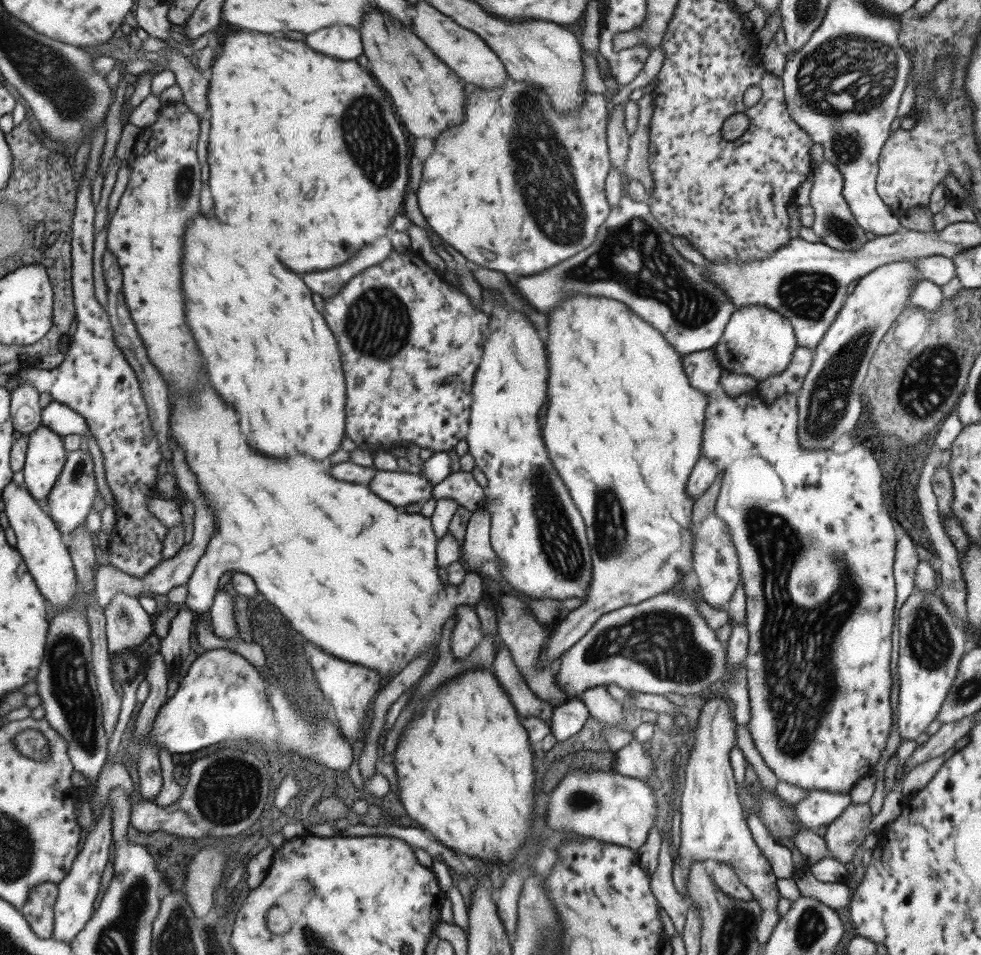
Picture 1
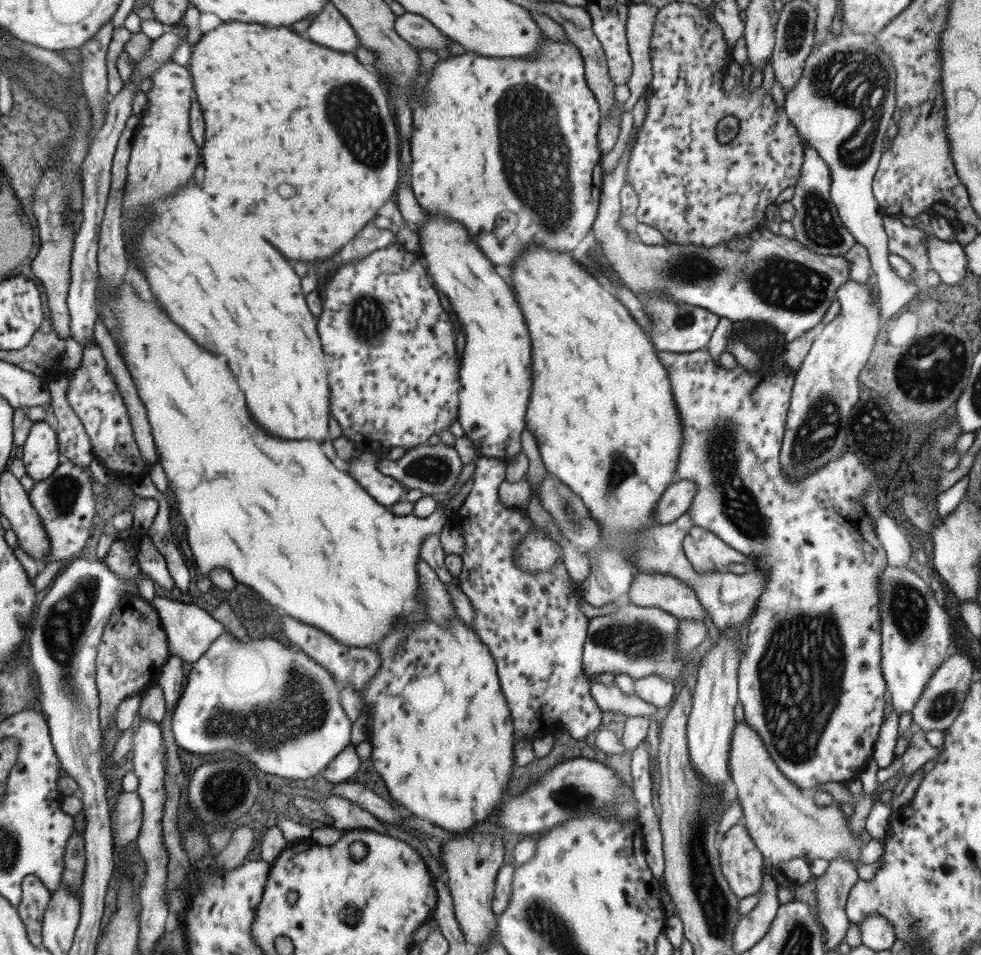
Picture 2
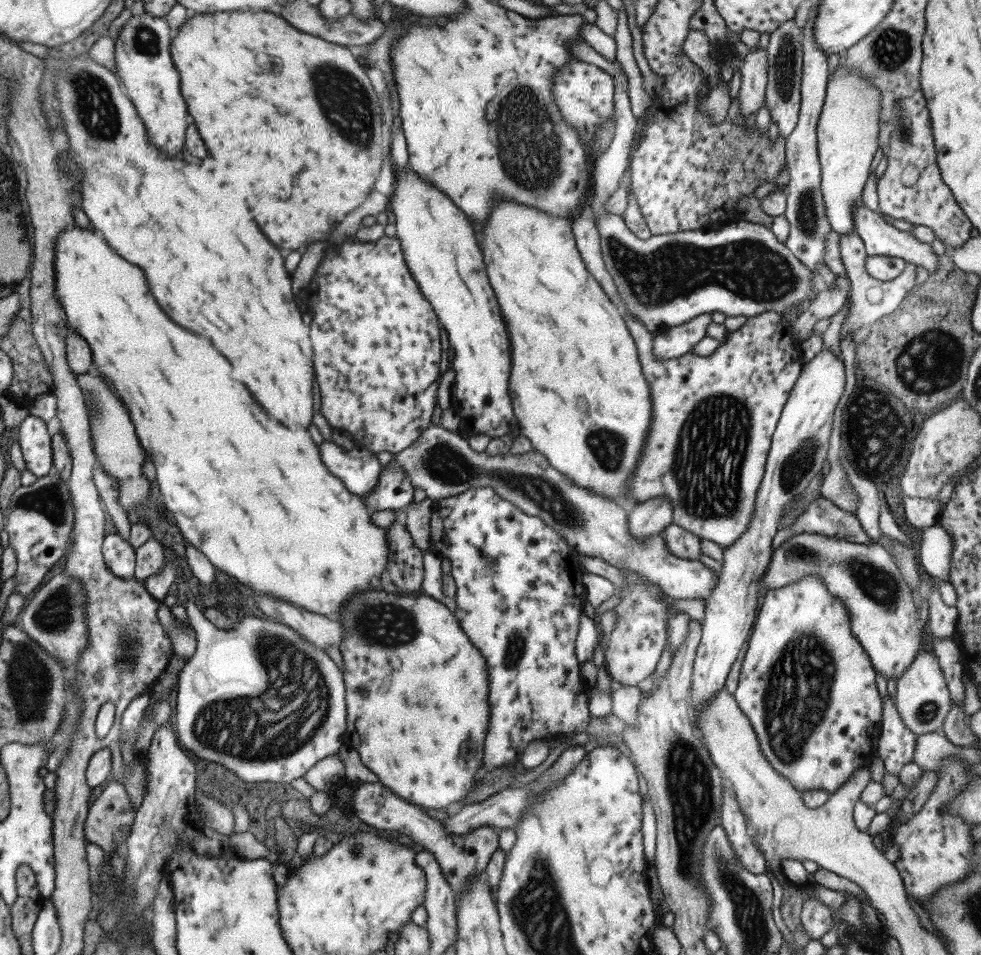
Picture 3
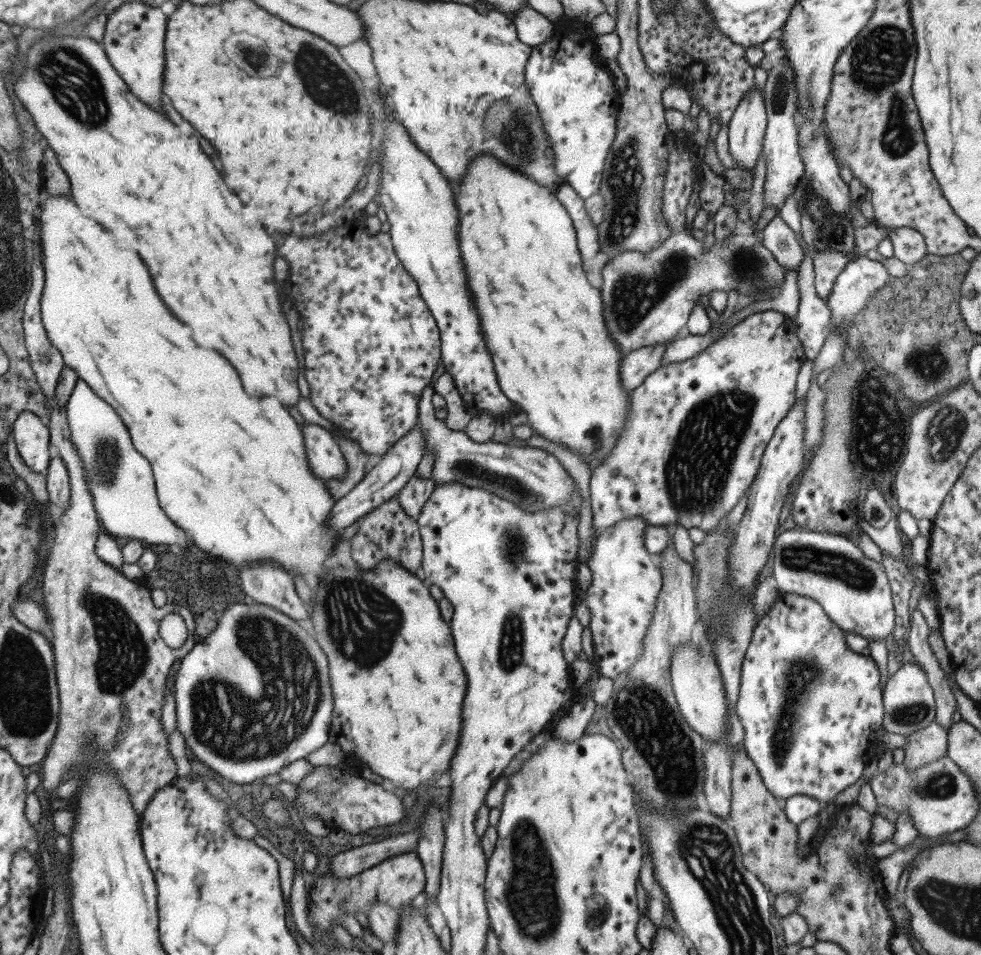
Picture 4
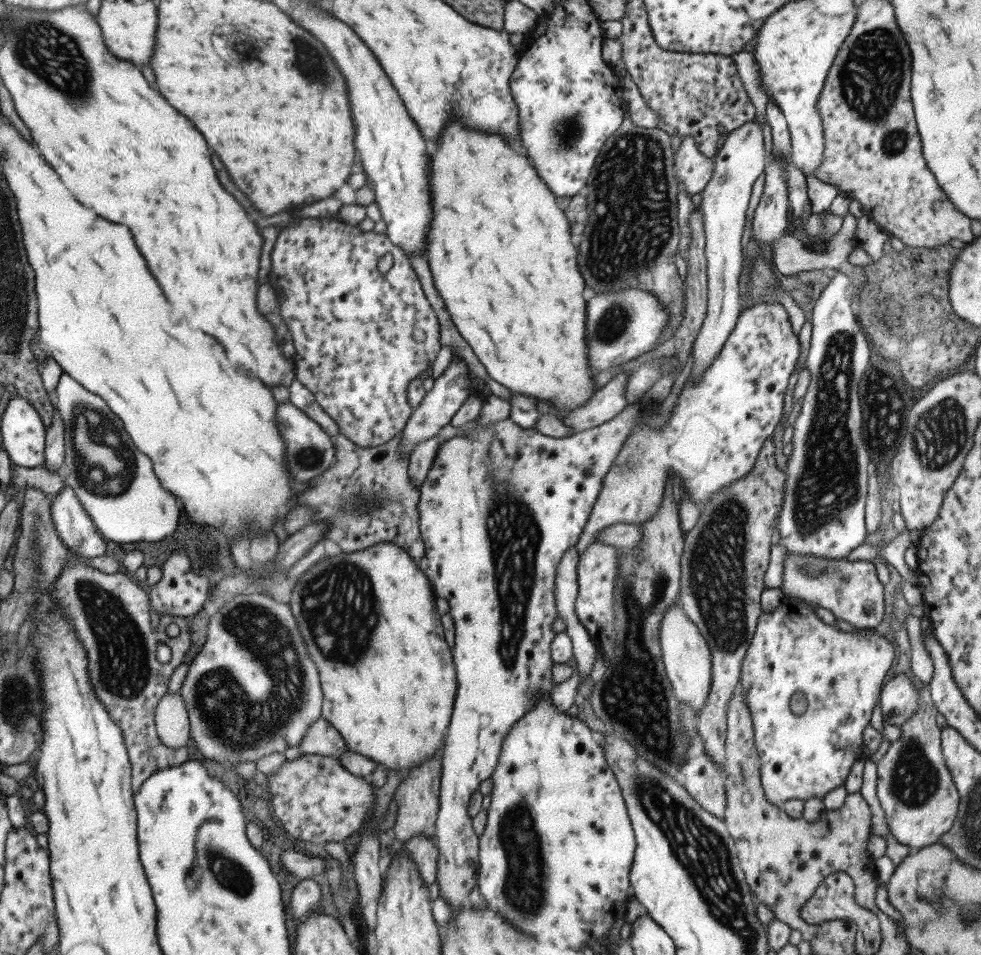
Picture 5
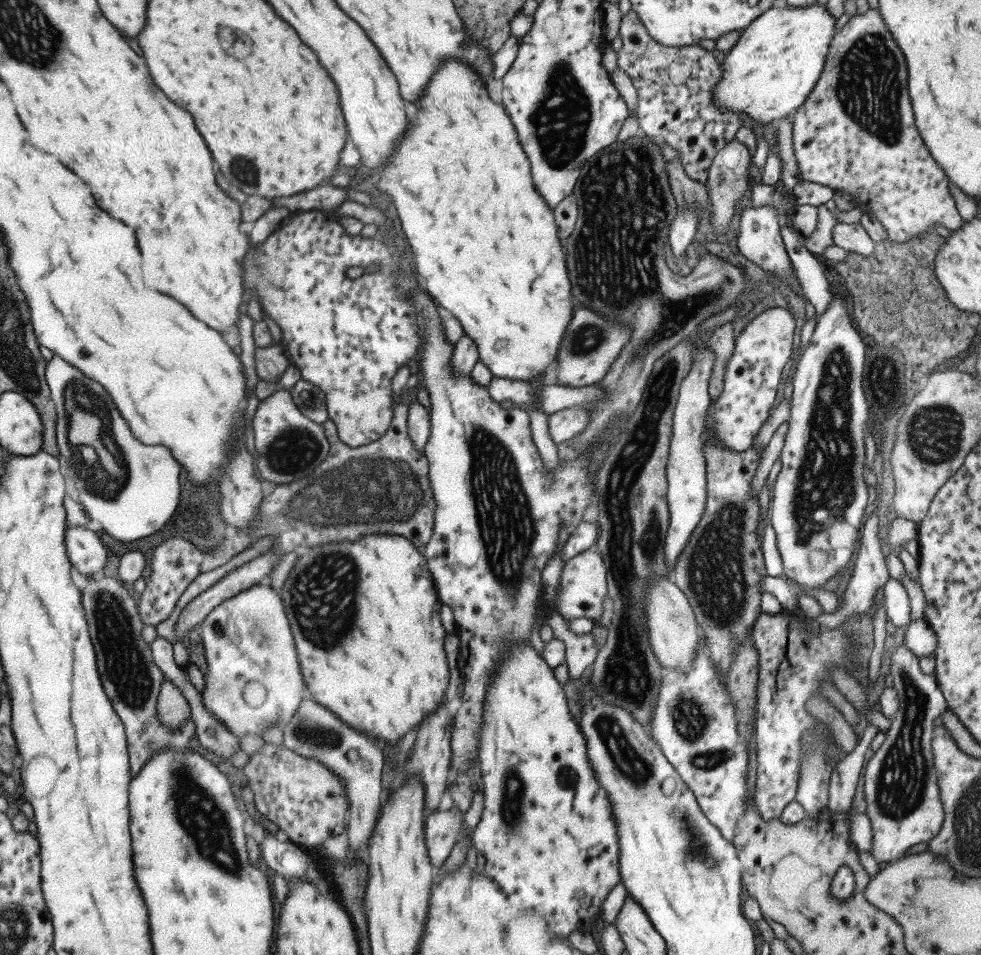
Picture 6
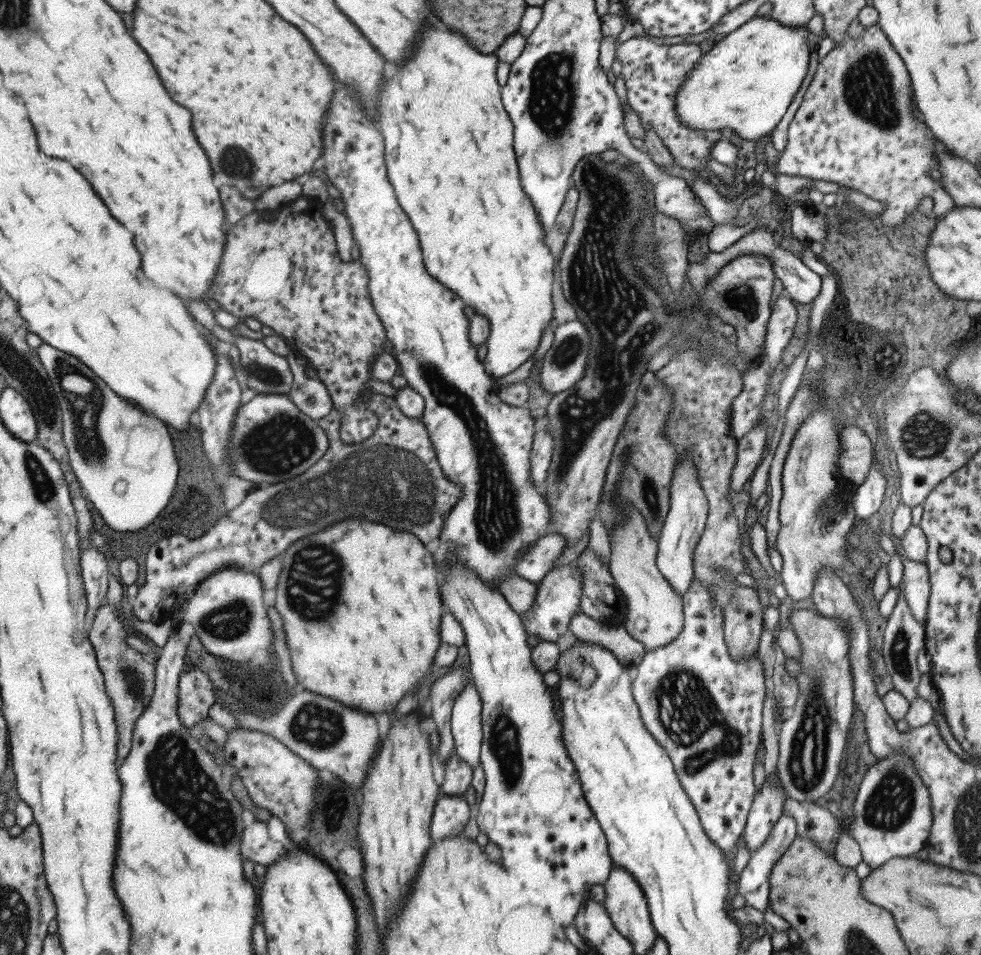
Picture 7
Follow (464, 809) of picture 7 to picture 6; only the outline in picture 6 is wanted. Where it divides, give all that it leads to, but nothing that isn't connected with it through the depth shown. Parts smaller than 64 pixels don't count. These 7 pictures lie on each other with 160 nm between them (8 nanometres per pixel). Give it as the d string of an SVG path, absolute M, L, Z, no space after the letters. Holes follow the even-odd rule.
M453 805L448 810L432 810L424 817L424 843L433 868L449 856L462 828L462 812Z

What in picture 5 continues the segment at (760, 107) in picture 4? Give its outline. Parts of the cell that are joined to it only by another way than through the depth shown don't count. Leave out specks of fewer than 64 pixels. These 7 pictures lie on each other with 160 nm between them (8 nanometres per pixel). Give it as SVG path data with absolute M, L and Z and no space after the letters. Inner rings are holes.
M750 120L727 134L727 138L712 159L712 173L700 192L700 211L704 230L706 258L706 313L692 344L693 364L688 376L698 378L723 346L736 323L739 313L739 273L741 270L741 234L745 210L751 196L751 185L761 174L765 150L761 124Z

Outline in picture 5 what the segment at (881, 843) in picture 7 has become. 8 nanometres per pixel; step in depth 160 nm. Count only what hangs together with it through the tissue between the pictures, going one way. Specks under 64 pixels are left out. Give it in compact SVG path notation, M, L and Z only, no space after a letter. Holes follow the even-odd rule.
M925 683L925 686L919 686L916 688L918 690L918 709L906 720L905 723L898 726L900 735L899 738L896 738L894 741L890 741L889 748L887 748L887 752L883 754L883 757L875 763L876 766L876 796L878 798L880 807L883 810L883 814L885 817L885 826L887 830L891 832L891 836L899 842L899 844L904 844L908 846L914 846L915 848L921 848L933 843L938 842L938 838L943 834L946 833L950 828L951 825L954 823L955 815L957 812L958 807L958 794L952 781L950 772L947 770L945 766L943 756L941 755L941 748L940 748L940 729L935 725L935 716L937 716L937 709L933 704L933 701L930 697L930 692L928 689L928 683Z

